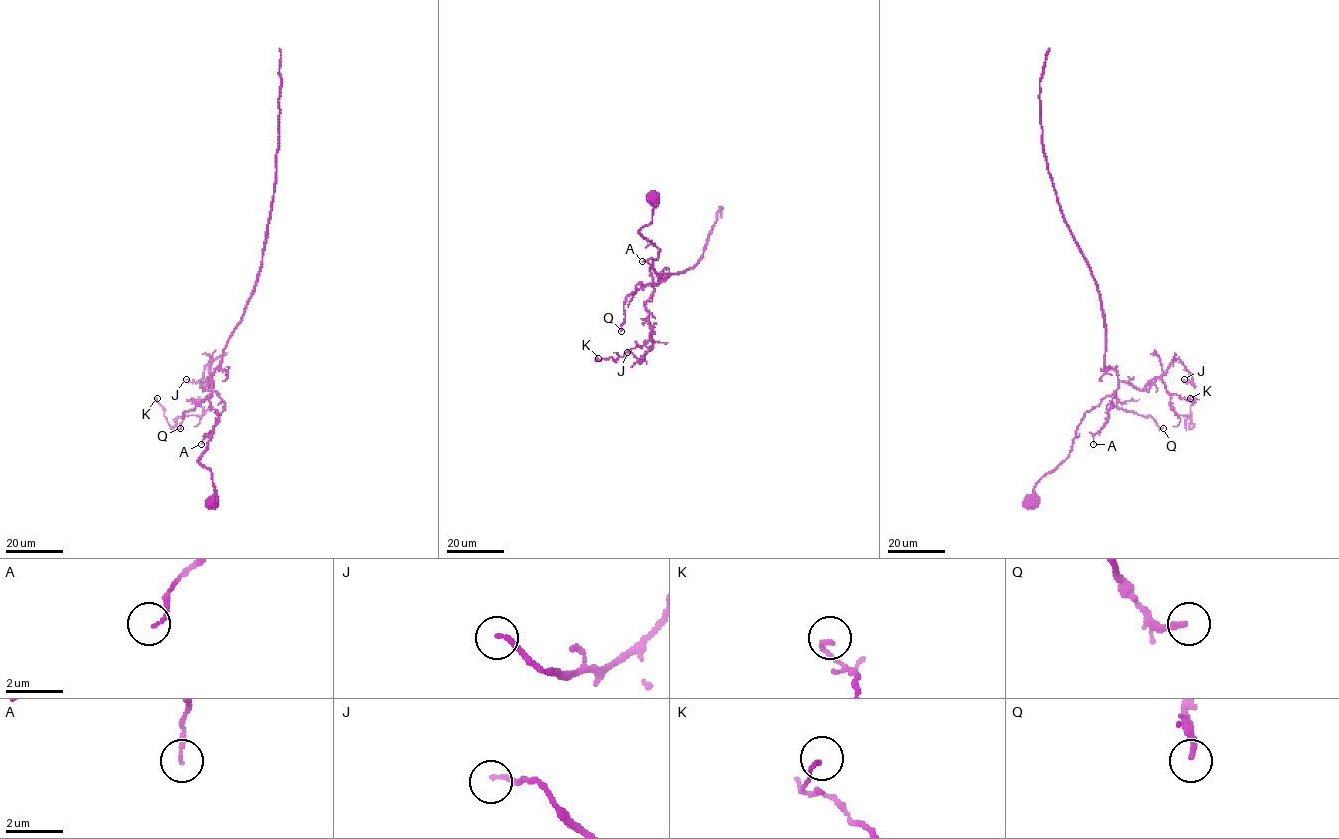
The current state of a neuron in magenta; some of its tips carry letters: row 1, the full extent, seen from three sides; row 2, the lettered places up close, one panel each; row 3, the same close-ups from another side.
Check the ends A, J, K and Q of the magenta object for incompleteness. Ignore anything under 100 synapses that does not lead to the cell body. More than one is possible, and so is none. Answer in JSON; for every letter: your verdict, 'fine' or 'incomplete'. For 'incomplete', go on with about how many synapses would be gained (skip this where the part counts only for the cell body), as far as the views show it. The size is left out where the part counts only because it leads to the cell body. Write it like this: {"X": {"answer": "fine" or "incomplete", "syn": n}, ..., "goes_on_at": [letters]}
{"A": {"answer": "fine"}, "J": {"answer": "fine"}, "K": {"answer": "fine"}, "Q": {"answer": "fine"}, "goes_on_at": []}

